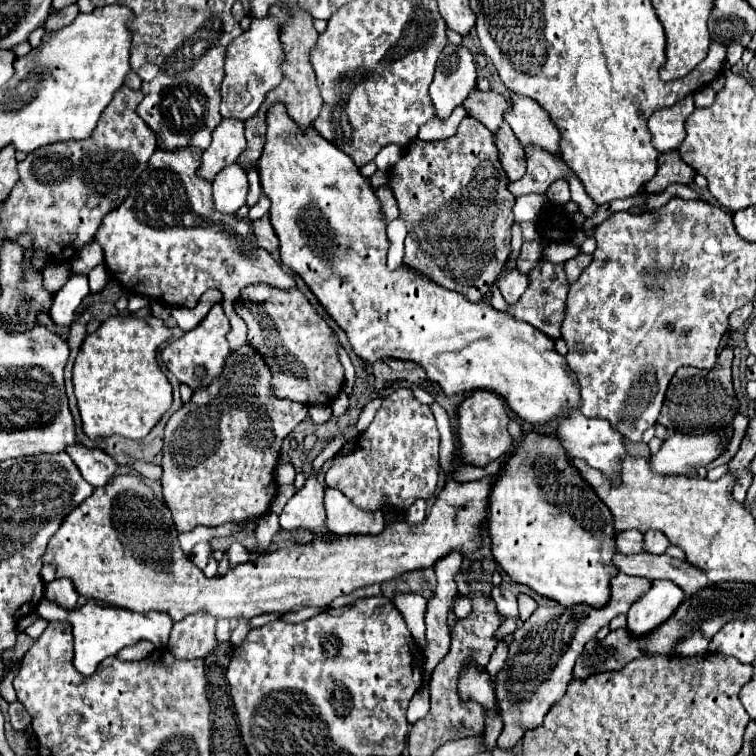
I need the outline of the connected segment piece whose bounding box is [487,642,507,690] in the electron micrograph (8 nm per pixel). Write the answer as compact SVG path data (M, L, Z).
M501 642L501 644L495 648L495 652L493 652L493 656L491 656L489 664L487 664L487 672L489 672L489 678L491 678L493 690L495 690L497 674L499 674L499 672L503 670L503 666L505 666L505 658L507 658L507 644Z

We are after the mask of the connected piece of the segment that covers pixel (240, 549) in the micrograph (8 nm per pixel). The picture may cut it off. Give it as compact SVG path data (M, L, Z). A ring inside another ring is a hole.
M231 544L231 548L227 550L227 558L229 558L229 566L235 568L237 564L243 564L245 560L249 560L251 554L247 552L245 546L241 546L241 544Z

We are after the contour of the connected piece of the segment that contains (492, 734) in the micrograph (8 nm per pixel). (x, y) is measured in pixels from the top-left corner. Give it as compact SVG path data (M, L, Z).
M497 710L495 716L489 716L485 718L485 746L496 746L496 741L503 730L503 720L501 720L501 714Z

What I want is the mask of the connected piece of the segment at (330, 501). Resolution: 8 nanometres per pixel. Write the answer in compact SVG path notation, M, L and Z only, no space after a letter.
M325 490L327 524L333 534L379 534L385 528L383 512L355 506L341 490Z

